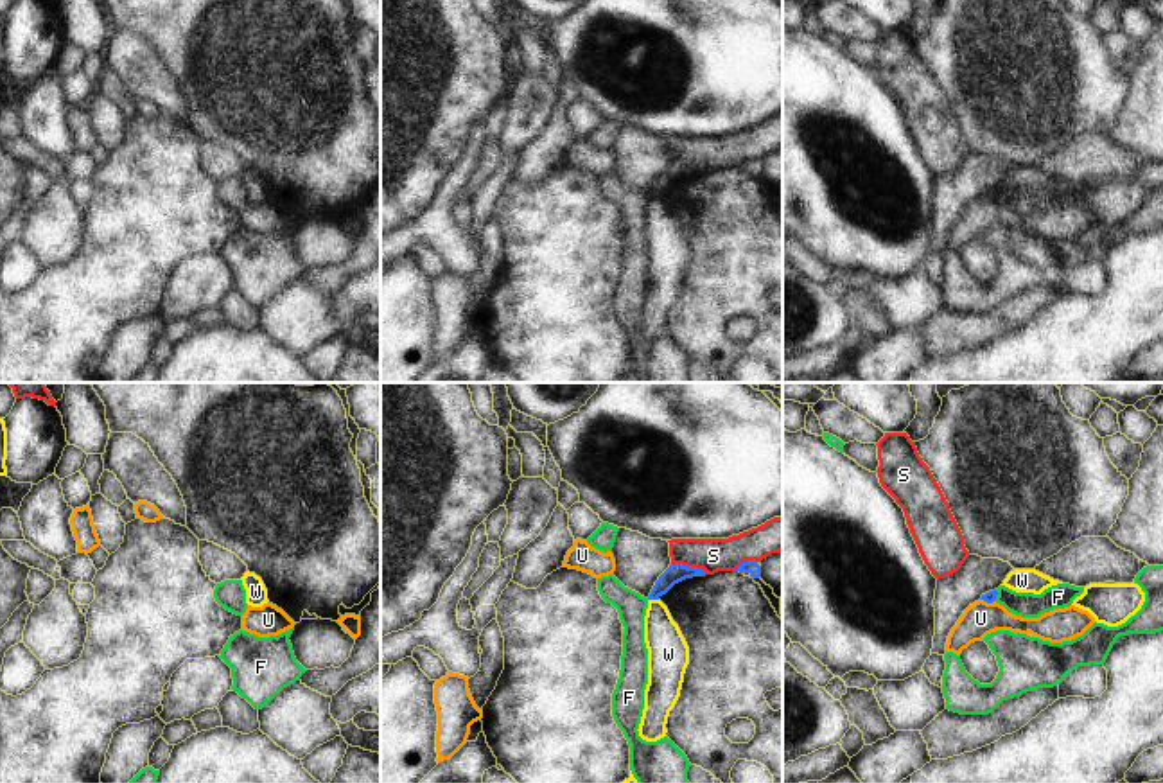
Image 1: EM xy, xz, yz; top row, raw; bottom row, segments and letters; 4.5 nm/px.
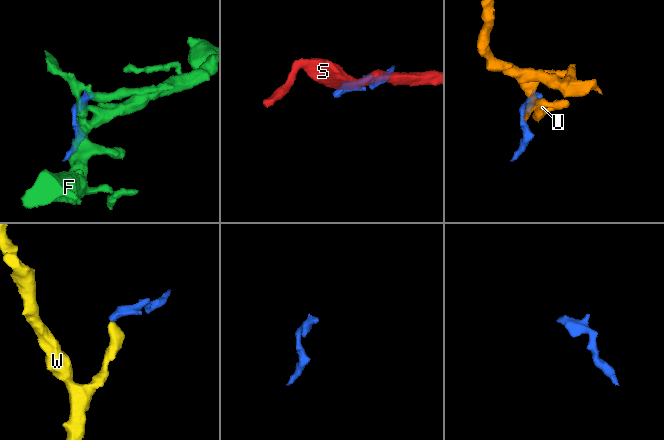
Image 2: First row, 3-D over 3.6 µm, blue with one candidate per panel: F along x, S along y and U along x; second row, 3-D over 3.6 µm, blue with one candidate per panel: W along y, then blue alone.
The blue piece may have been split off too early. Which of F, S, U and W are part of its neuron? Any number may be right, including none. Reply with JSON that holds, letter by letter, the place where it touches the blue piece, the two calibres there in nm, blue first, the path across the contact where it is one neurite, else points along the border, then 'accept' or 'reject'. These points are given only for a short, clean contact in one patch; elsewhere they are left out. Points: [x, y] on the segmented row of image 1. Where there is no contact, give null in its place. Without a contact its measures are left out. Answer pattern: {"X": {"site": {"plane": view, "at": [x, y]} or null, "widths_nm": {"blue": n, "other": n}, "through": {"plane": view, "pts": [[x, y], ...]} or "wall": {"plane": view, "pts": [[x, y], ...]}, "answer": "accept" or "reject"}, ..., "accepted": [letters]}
{"F": {"site": {"plane": "yz", "at": [996, 595]}, "widths_nm": {"blue": 50, "other": 110}, "wall": {"plane": "yz", "pts": [[996, 589], [993, 600]]}, "answer": "reject"}, "S": {"site": {"plane": "xz", "at": [690, 568]}, "widths_nm": {"blue": 90, "other": 150}, "answer": "reject"}, "U": {"site": {"plane": "yz", "at": [988, 602]}, "widths_nm": {"blue": 50, "other": 150}, "answer": "reject"}, "W": {"site": {"plane": "xz", "at": [654, 598]}, "widths_nm": {"blue": 90, "other": 190}, "wall": {"plane": "xz", "pts": [[648, 598], [657, 600]]}, "answer": "reject"}, "accepted": []}

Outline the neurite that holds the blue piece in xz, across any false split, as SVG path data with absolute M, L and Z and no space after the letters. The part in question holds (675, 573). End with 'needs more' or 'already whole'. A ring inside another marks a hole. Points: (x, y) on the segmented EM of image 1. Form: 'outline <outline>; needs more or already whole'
outline M669 564L669 567L659 576L655 582L648 600L659 600L662 594L666 594L675 584L693 578L693 576L705 576L707 573L704 569L687 567L682 564Z; already whole

